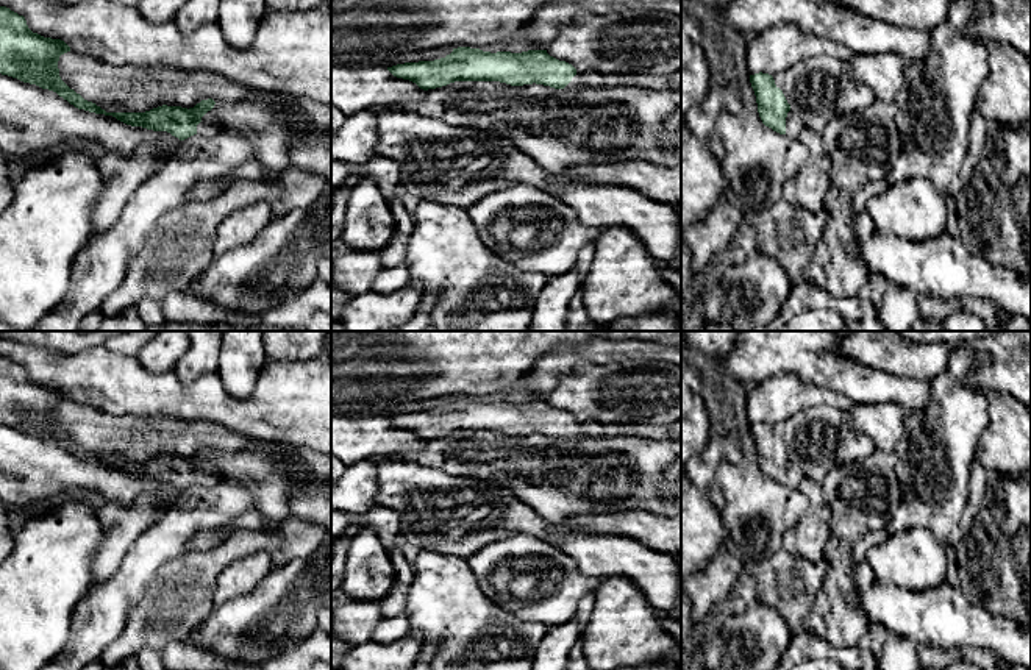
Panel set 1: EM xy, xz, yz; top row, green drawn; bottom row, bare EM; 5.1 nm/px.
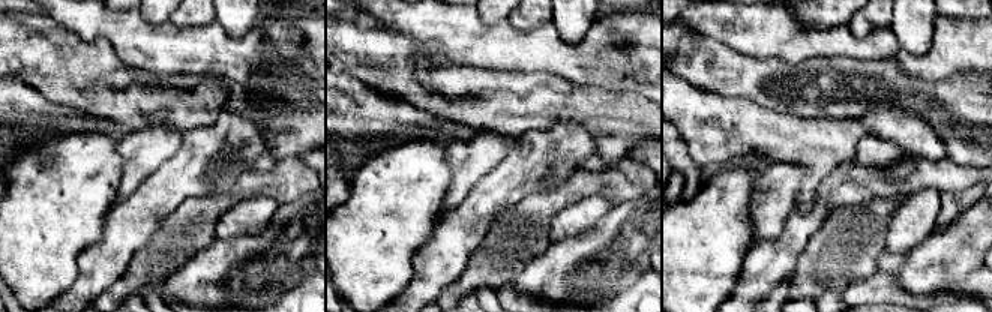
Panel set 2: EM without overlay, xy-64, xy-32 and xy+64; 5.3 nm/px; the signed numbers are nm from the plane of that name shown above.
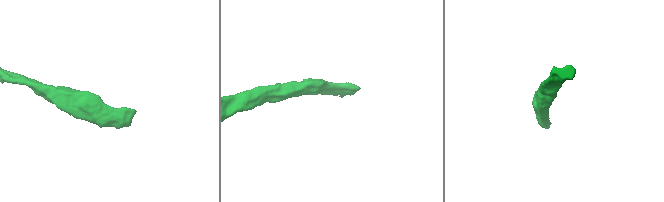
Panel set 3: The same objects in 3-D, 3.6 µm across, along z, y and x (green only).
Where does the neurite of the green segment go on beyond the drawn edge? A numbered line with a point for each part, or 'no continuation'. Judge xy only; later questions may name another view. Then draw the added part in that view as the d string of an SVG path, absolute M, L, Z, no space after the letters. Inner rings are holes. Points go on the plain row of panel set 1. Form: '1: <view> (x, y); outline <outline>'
1: xy (271, 484); outline M261 450L217 451L197 475L197 484L212 487L234 483L253 495L253 506L267 520L281 523L289 515L295 475Z

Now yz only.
1: yz (794, 473); outline M790 459L786 467L786 486L800 489L800 483L806 478L804 470L798 461Z

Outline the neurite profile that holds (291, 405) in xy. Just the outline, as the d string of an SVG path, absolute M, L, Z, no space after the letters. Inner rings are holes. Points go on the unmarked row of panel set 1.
M0 337L0 356L6 356L23 365L33 383L61 389L70 397L70 401L94 406L111 415L161 415L183 420L208 420L261 442L305 447L331 458L331 365L325 358L309 361L267 361L253 394L245 400L239 400L225 390L217 372L205 373L186 384L178 380L173 370L152 373L139 364L136 356L111 351L105 345L78 353L66 353Z

